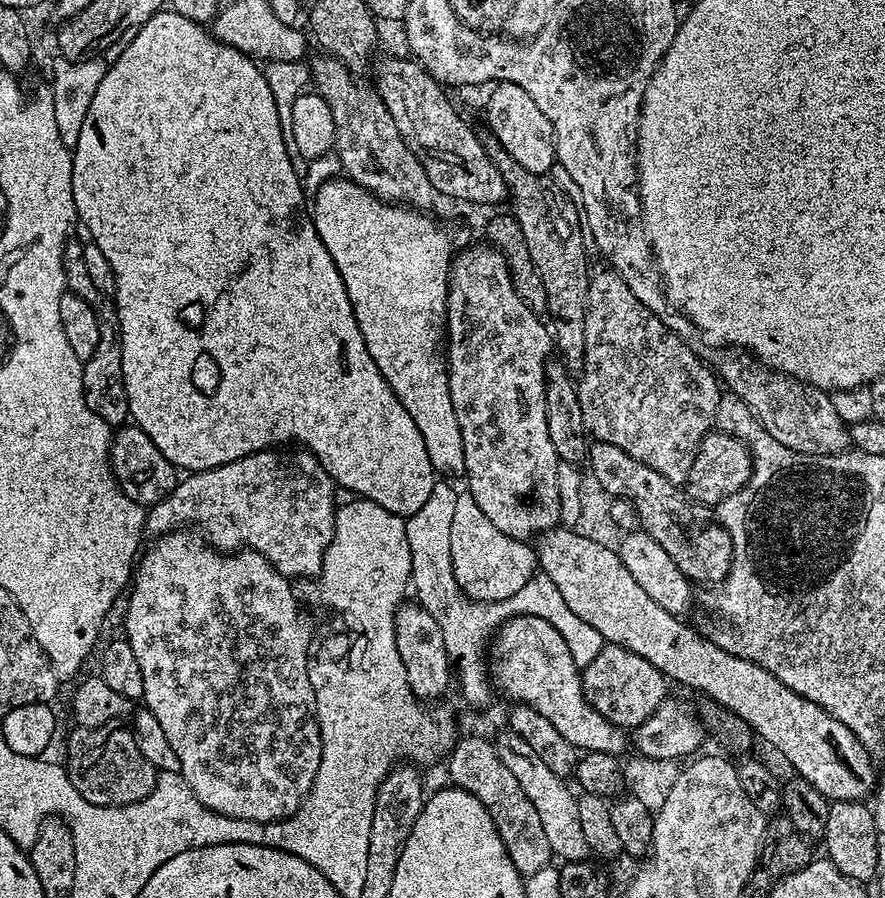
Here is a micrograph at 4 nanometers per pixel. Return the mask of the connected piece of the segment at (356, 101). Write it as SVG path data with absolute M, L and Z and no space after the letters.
M320 54L316 61L310 64L310 80L315 91L330 105L330 114L334 114L334 134L336 143L334 151L340 159L341 169L346 173L347 179L368 192L373 192L379 200L387 200L393 204L411 206L417 210L431 209L431 204L438 200L438 193L430 182L422 162L412 153L410 146L398 134L398 126L394 126L394 118L390 118L390 110L386 110L384 99L377 94L375 87L359 84L353 73L341 60L333 56Z

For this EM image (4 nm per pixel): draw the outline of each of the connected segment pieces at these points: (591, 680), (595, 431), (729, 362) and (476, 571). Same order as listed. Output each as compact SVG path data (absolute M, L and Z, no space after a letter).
M605 643L602 650L598 650L598 658L587 664L580 674L582 690L586 702L602 718L606 718L615 724L617 728L635 730L669 695L669 681L646 658L634 654L617 644Z
M605 270L589 279L586 354L576 389L587 435L593 441L610 442L610 446L626 450L630 458L638 458L650 470L658 470L662 478L670 478L670 482L679 485L688 479L702 438L713 431L722 391L717 373L709 365L708 369L688 348L691 348L689 341L671 332L659 316L646 310L617 272Z
M724 350L714 363L715 371L723 387L734 393L748 409L755 414L758 422L766 426L766 434L782 442L795 452L811 456L837 456L850 448L850 428L834 411L831 395L822 388L804 384L792 376L774 368L767 368L755 356L744 350Z
M464 490L457 495L454 526L450 530L450 554L452 555L452 569L458 586L472 600L482 602L498 602L510 598L510 594L518 594L518 589L526 586L532 576L537 575L536 549L531 543L510 538L510 534L502 534L482 509L478 502L474 502L471 492Z

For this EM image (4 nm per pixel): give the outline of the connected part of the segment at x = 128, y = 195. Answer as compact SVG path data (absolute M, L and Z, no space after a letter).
M161 10L155 12L151 18L135 29L134 35L127 41L128 45L120 52L120 57L116 61L112 60L108 65L108 72L98 83L98 88L94 93L94 98L90 102L89 109L86 110L85 121L82 124L81 134L78 135L78 142L71 149L72 154L72 189L74 190L74 206L79 223L88 227L91 243L106 254L106 262L110 262L110 270L114 270L116 279L116 294L114 303L116 306L116 320L120 323L120 349L122 350L122 378L126 382L126 398L128 399L128 414L131 423L137 428L141 428L150 437L150 442L162 450L162 454L171 462L177 470L183 470L191 474L210 470L218 466L226 466L235 460L246 458L255 452L267 452L279 449L281 446L292 446L297 440L297 445L303 446L311 452L314 458L330 474L330 478L341 489L344 488L353 497L370 502L378 502L382 510L390 510L390 514L395 516L410 517L422 507L426 498L430 498L432 487L438 482L438 477L430 466L430 454L426 454L426 446L422 443L422 434L418 434L418 426L414 426L414 418L406 414L406 406L398 402L394 390L382 378L382 370L374 366L374 358L370 358L370 350L366 350L366 342L362 338L362 330L358 330L358 322L354 318L354 310L350 298L346 294L346 286L342 282L342 274L338 274L338 266L334 266L334 258L326 250L322 238L318 238L318 230L312 221L309 201L306 199L304 185L297 175L294 174L290 164L289 155L286 154L286 145L282 140L282 126L278 122L278 106L274 102L274 94L270 94L270 86L266 86L263 67L252 57L238 51L234 45L221 43L214 38L211 31L208 32L203 23L186 18L182 14L171 10Z

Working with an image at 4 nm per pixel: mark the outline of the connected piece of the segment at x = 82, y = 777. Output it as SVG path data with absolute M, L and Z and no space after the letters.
M124 724L71 729L66 746L65 771L71 784L86 802L98 806L120 807L141 801L153 792L157 771L138 749L131 729Z

